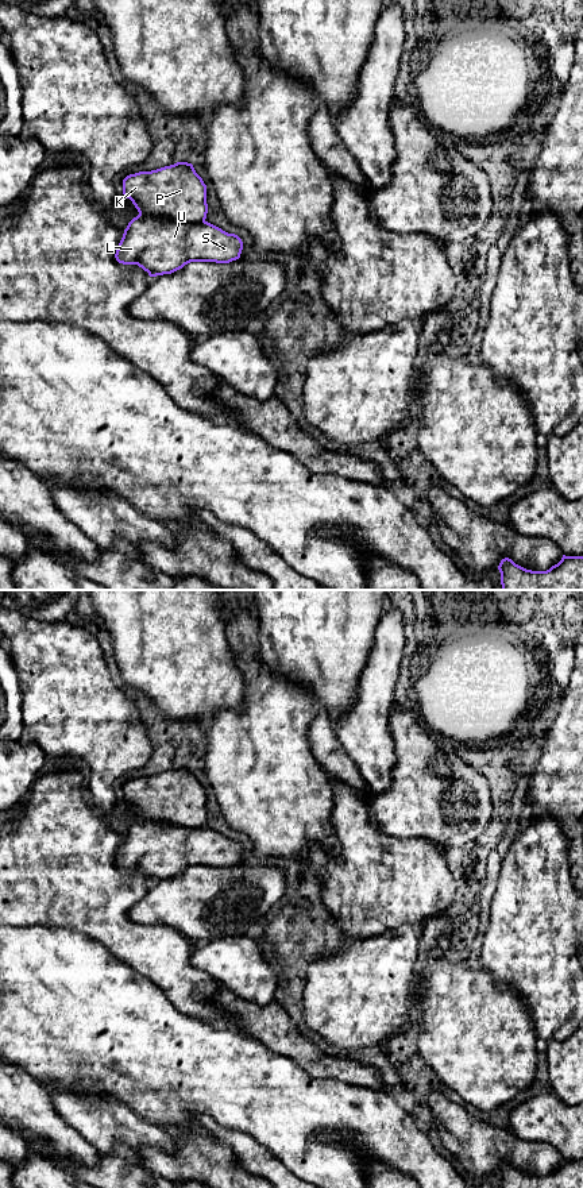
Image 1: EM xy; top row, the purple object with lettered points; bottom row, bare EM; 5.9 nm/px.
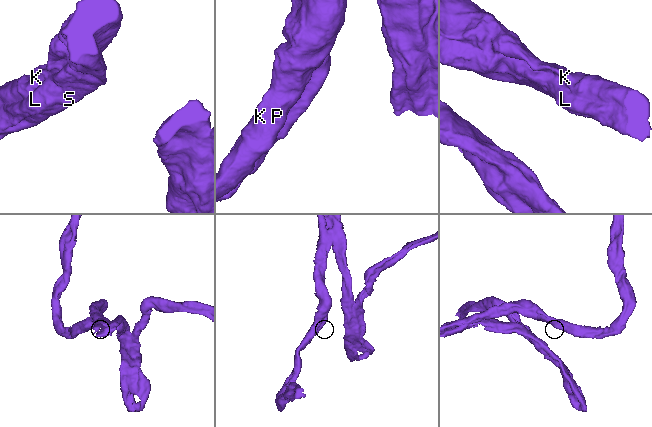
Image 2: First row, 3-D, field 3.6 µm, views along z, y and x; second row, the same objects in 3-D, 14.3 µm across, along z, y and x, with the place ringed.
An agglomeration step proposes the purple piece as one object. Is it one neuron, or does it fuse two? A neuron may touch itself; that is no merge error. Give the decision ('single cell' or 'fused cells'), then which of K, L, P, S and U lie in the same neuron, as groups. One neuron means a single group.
fused cells | K P / L S U

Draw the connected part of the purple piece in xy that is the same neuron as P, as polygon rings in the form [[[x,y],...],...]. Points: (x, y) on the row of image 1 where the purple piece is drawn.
[[[188,162],[130,174],[123,180],[123,194],[147,216],[182,223],[206,219],[206,185]]]

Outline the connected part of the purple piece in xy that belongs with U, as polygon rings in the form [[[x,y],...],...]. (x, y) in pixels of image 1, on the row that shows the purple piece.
[[[139,213],[124,230],[115,258],[138,265],[150,277],[171,274],[190,262],[229,263],[240,258],[242,239],[208,223],[182,223]]]

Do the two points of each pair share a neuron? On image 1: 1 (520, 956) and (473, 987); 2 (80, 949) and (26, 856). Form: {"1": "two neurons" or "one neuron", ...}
{"1": "two neurons", "2": "two neurons"}

